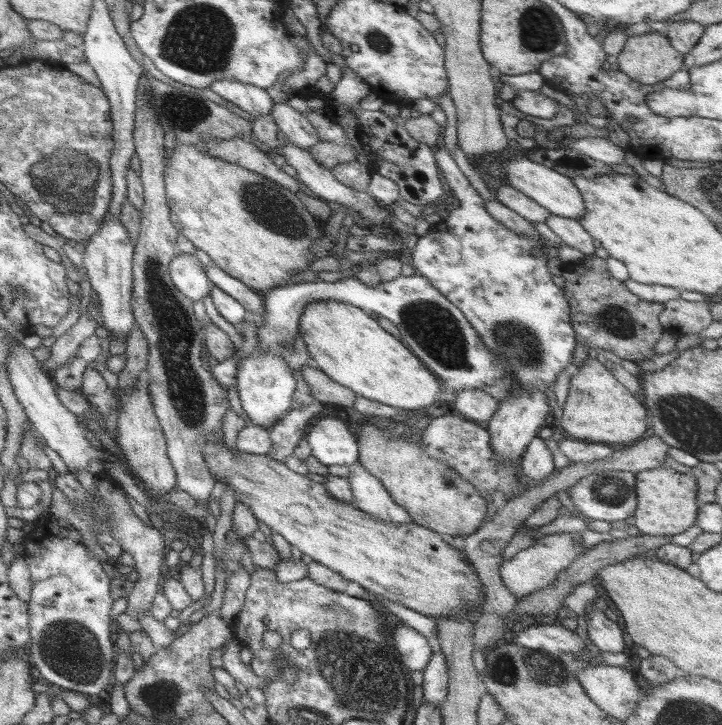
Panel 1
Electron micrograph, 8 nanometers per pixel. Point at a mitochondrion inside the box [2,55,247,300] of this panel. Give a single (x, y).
(67, 180)

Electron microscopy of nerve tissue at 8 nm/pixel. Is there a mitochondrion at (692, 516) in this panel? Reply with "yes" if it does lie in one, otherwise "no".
no

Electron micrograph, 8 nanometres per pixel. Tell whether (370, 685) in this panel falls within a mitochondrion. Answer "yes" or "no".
yes

